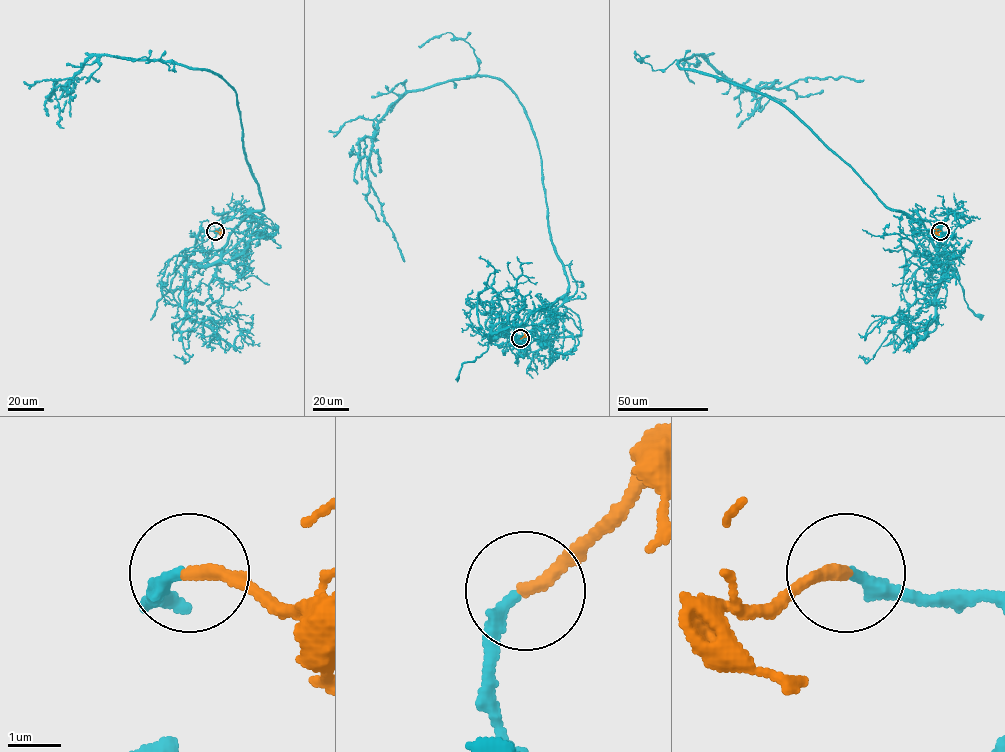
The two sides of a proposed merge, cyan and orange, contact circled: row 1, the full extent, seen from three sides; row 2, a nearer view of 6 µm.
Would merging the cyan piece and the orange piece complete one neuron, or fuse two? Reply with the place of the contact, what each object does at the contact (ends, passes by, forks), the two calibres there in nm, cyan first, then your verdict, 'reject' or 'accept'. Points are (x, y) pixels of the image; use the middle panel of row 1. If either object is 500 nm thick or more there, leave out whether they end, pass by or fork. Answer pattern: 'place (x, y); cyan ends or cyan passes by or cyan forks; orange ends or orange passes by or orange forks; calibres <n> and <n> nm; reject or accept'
place (520, 338); cyan ends; orange ends; calibres 240 and 240 nm; accept

